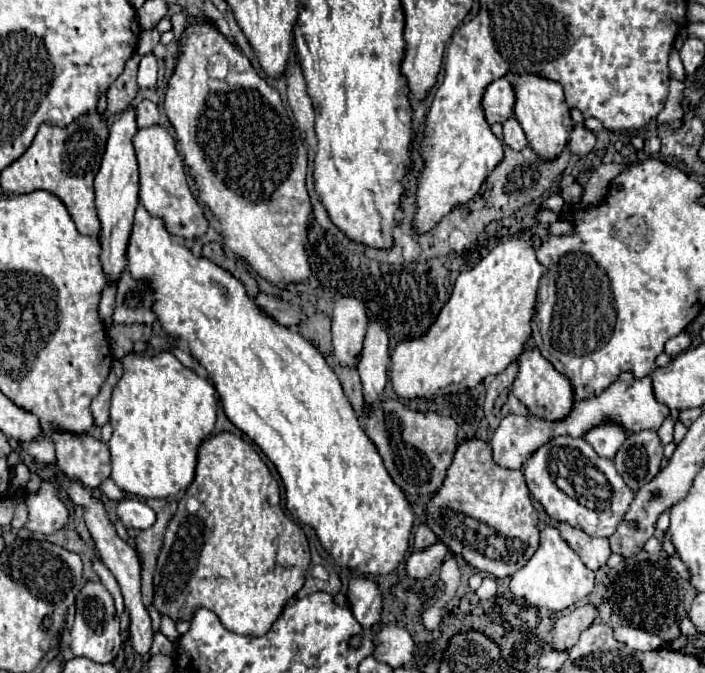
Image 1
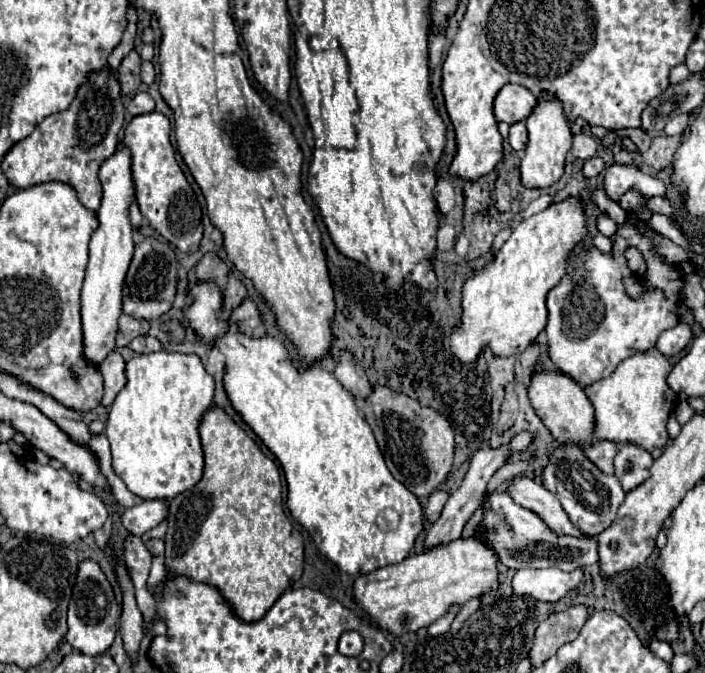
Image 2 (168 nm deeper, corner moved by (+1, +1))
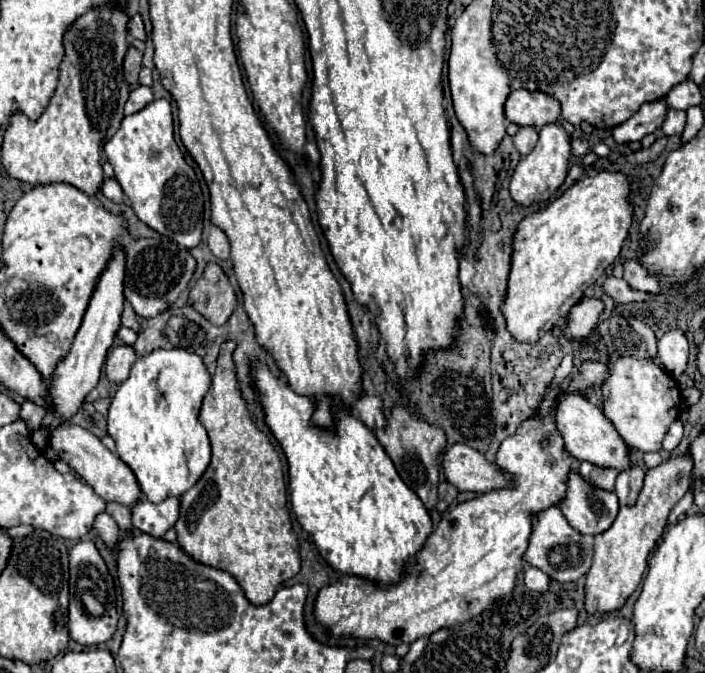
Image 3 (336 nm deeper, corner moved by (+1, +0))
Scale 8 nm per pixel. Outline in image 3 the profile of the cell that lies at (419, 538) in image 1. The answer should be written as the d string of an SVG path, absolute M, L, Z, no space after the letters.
M441 482L439 484L439 498L437 498L437 512L445 512L455 502L457 494L459 494L459 490L453 484Z

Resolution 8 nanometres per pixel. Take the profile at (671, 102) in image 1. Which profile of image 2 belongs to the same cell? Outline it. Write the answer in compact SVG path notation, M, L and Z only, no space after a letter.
M677 115L665 125L665 133L667 135L681 135L687 129L687 125L689 125L689 117L687 115Z

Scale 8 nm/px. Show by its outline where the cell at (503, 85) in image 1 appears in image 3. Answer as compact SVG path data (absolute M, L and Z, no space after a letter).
M525 88L513 90L505 102L505 116L517 126L543 126L557 122L559 102L543 92L529 92Z

